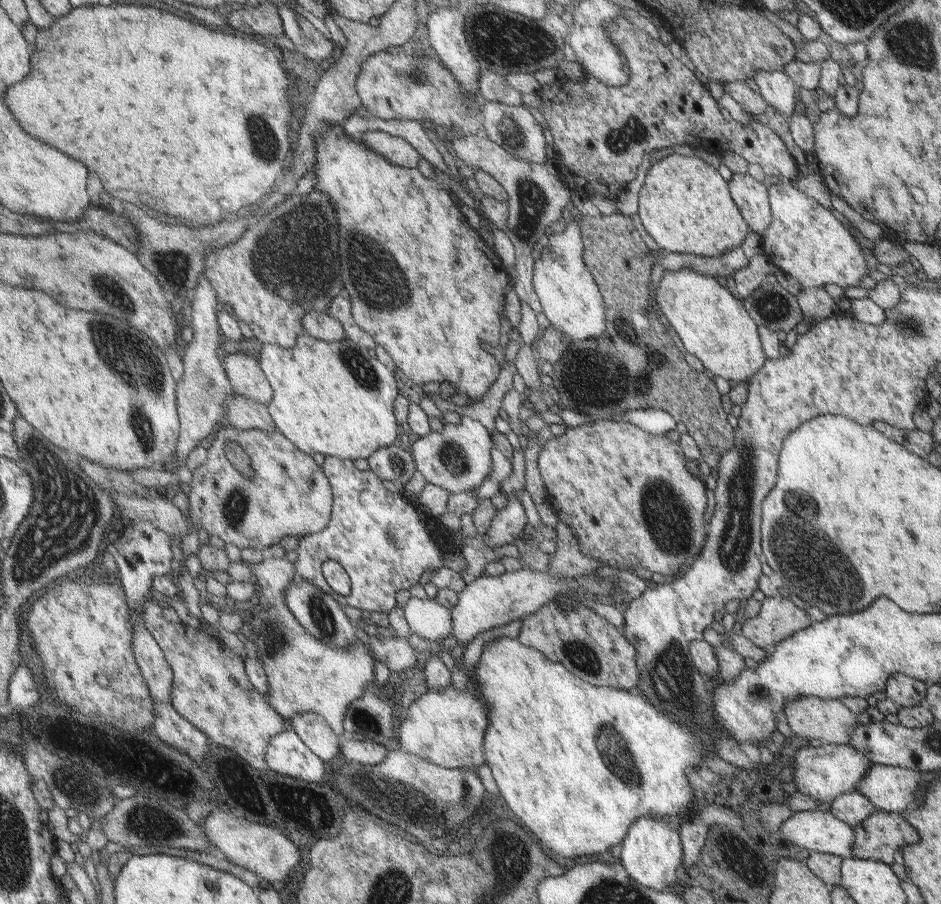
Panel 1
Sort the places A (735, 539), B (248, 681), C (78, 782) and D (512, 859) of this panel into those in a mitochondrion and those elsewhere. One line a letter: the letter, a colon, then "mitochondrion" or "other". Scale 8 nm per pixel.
A: mitochondrion
B: other
C: mitochondrion
D: mitochondrion

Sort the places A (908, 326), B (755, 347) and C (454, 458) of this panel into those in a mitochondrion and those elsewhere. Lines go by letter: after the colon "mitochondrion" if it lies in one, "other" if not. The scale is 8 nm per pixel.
A: mitochondrion
B: other
C: mitochondrion

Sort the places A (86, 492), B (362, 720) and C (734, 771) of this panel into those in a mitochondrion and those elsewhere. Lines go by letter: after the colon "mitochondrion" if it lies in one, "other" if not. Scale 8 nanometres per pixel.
A: mitochondrion
B: mitochondrion
C: other

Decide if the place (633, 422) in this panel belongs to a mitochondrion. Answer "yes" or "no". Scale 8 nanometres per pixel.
no

